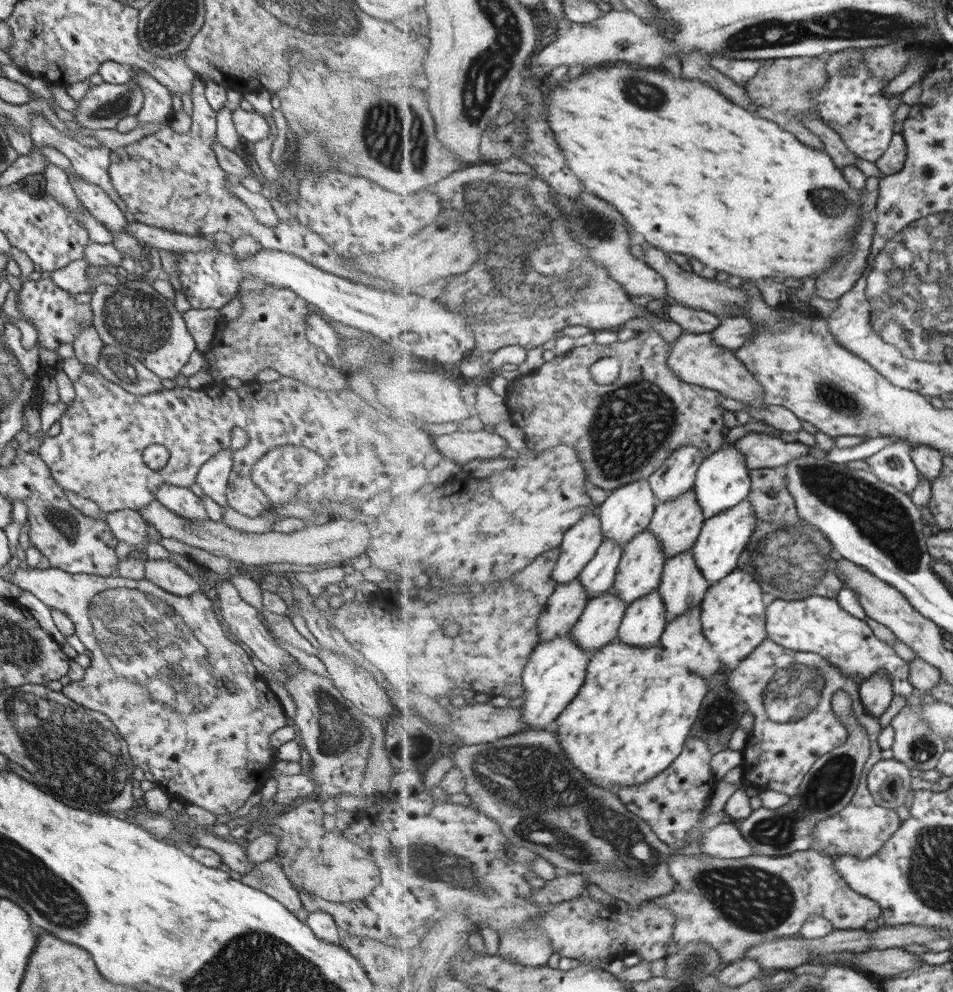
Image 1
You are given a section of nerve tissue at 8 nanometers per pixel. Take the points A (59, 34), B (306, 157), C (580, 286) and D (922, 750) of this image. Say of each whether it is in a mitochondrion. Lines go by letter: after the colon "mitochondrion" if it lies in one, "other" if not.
A: other
B: mitochondrion
C: mitochondrion
D: mitochondrion

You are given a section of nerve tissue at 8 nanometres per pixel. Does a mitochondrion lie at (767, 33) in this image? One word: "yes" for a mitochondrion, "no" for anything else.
yes

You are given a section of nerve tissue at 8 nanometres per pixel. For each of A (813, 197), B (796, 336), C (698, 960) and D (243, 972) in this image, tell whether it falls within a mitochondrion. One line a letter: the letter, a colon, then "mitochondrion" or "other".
A: mitochondrion
B: other
C: mitochondrion
D: mitochondrion

